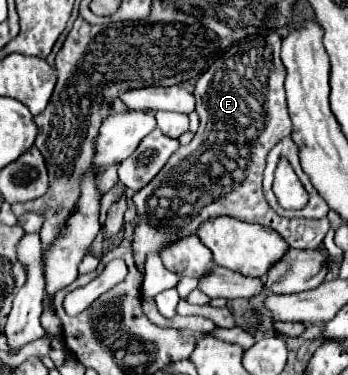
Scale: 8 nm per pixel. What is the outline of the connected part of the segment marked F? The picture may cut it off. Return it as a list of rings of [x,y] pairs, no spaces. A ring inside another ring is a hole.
[[[270,32],[264,38],[254,40],[240,40],[232,44],[214,64],[198,78],[194,86],[194,98],[196,98],[196,112],[200,116],[200,128],[194,134],[192,142],[186,146],[180,146],[172,158],[166,162],[164,170],[148,182],[148,186],[134,192],[132,200],[136,204],[136,212],[140,218],[140,224],[136,224],[134,230],[134,258],[136,266],[140,270],[140,276],[144,276],[144,262],[150,252],[158,254],[164,250],[164,246],[170,246],[172,242],[178,242],[180,238],[186,238],[186,234],[196,234],[198,226],[204,224],[204,220],[216,218],[216,216],[238,216],[244,222],[250,224],[262,224],[278,234],[292,246],[292,248],[312,248],[316,250],[320,242],[324,240],[326,232],[330,230],[328,218],[322,220],[304,220],[304,218],[282,218],[278,216],[266,202],[262,194],[262,172],[266,164],[266,154],[270,148],[280,142],[284,136],[292,132],[292,122],[286,108],[286,94],[284,94],[284,64],[280,60],[280,36],[276,32]]]

